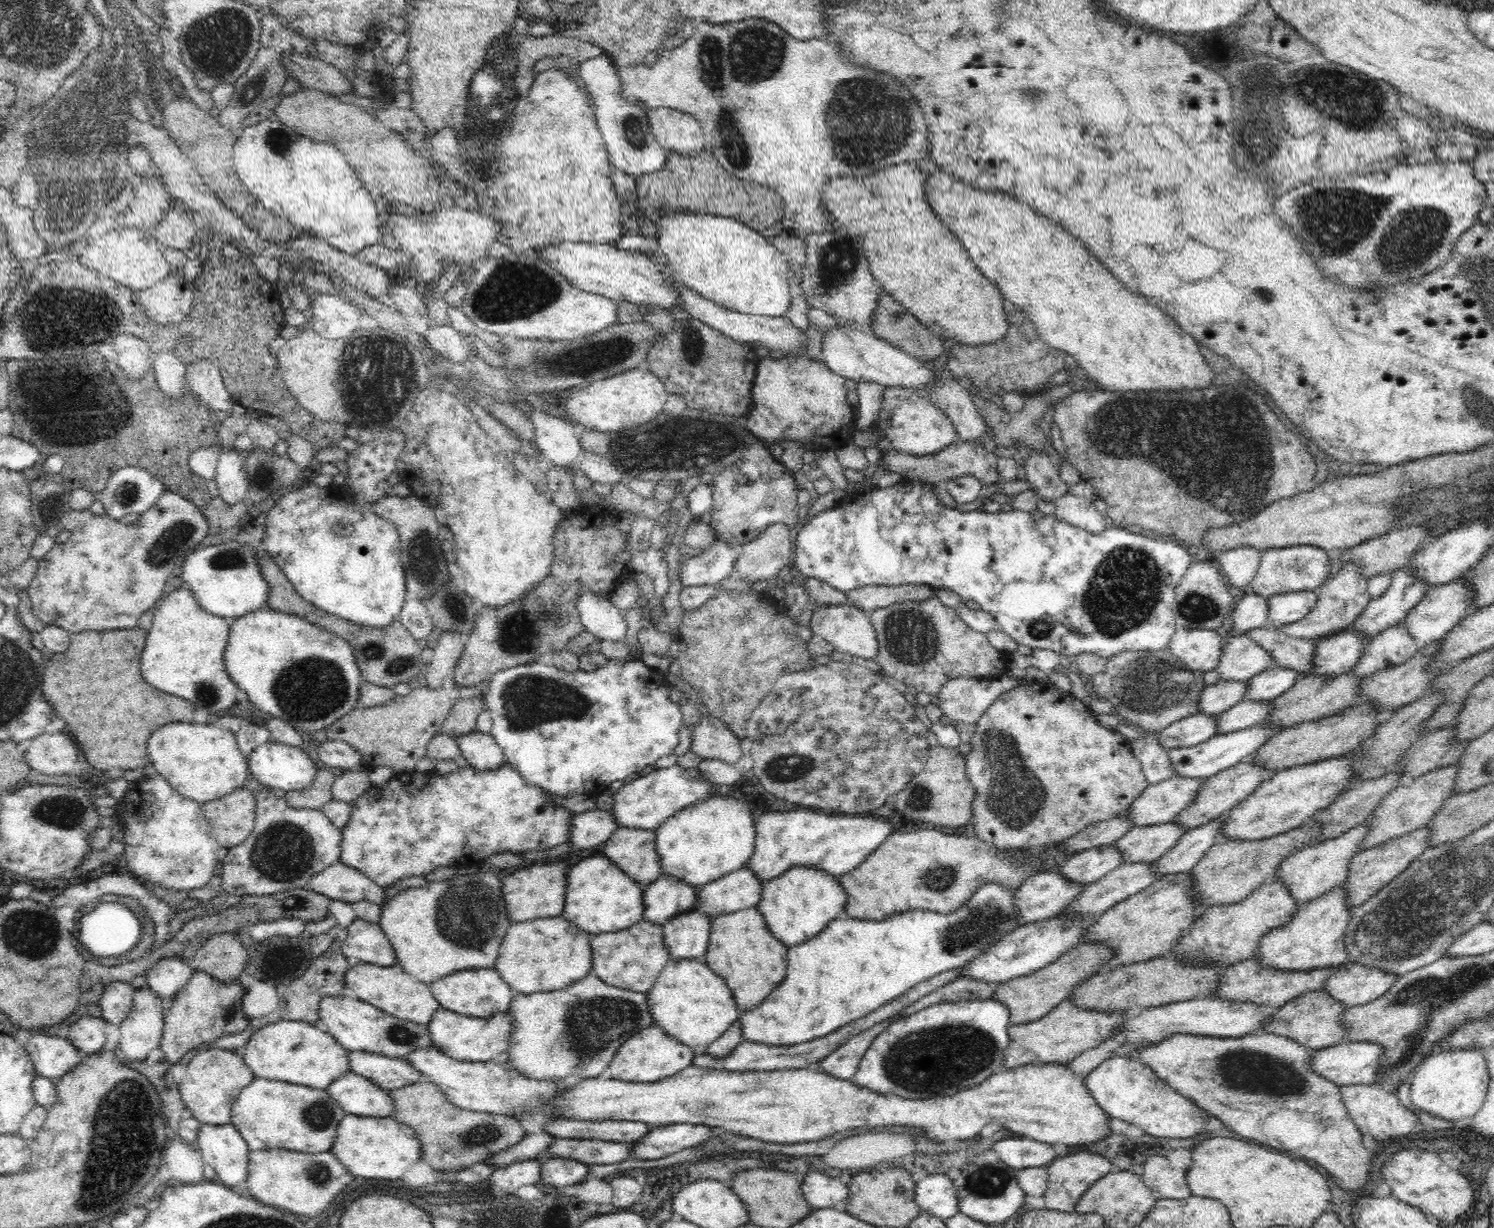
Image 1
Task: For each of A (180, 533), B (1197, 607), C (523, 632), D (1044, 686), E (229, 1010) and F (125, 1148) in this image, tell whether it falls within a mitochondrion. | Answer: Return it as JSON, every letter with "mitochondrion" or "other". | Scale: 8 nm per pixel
{"A":"mitochondrion","B":"mitochondrion","C":"mitochondrion","D":"other","E":"mitochondrion","F":"mitochondrion"}

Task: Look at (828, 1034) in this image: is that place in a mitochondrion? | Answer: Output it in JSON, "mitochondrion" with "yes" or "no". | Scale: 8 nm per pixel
{"mitochondrion":"no"}

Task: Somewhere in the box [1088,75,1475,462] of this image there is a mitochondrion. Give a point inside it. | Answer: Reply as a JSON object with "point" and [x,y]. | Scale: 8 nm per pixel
{"point":[1336,223]}

